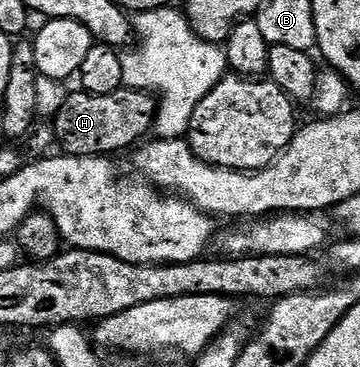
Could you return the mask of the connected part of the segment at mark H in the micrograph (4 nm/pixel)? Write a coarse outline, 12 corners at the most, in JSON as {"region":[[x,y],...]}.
{"region":[[121,87],[69,92],[54,141],[70,157],[131,150],[153,132],[157,98]]}

